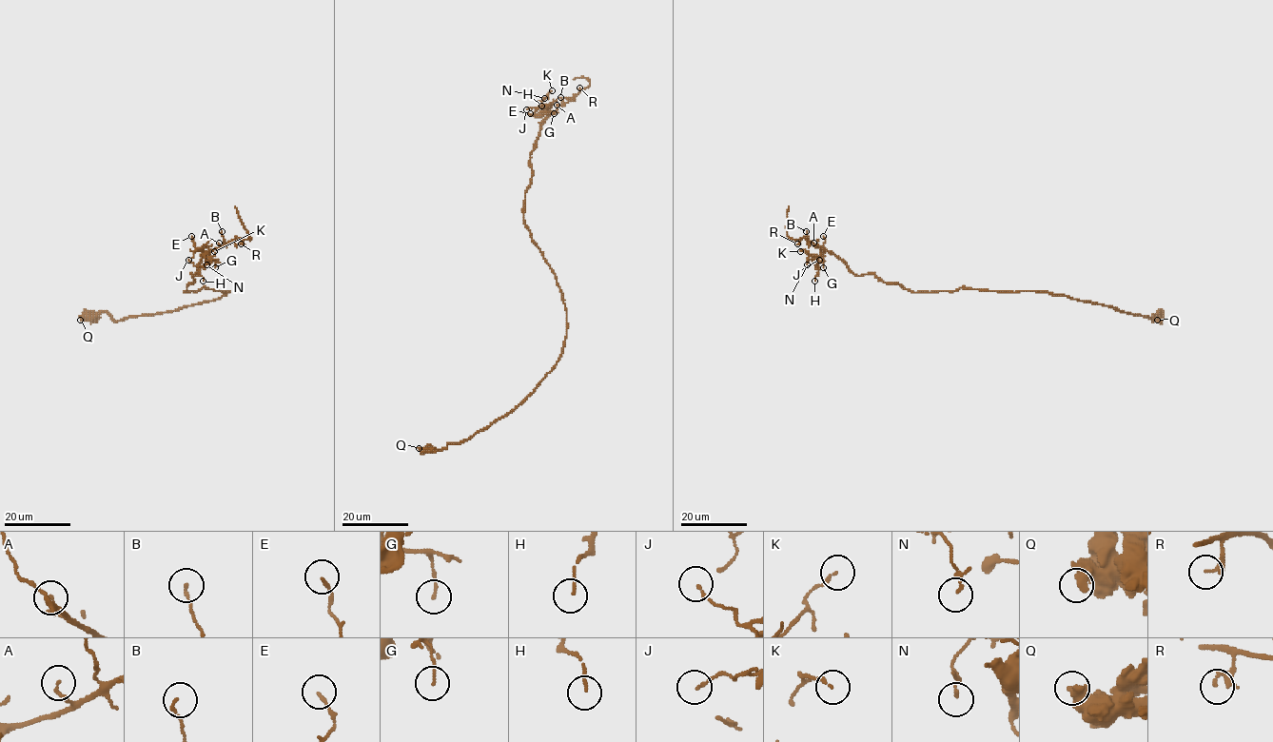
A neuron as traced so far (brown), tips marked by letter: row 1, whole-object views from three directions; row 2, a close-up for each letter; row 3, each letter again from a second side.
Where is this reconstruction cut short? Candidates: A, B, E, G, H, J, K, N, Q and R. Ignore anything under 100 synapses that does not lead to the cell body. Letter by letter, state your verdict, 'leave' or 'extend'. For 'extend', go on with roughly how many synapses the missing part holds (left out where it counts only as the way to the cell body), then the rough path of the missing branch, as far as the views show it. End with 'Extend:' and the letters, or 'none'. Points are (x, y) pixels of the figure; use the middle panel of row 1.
A: leave
B: leave
E: leave
G: leave
H: leave
J: leave
K: leave
N: leave
Q: leave
R: leave
Extend: none

